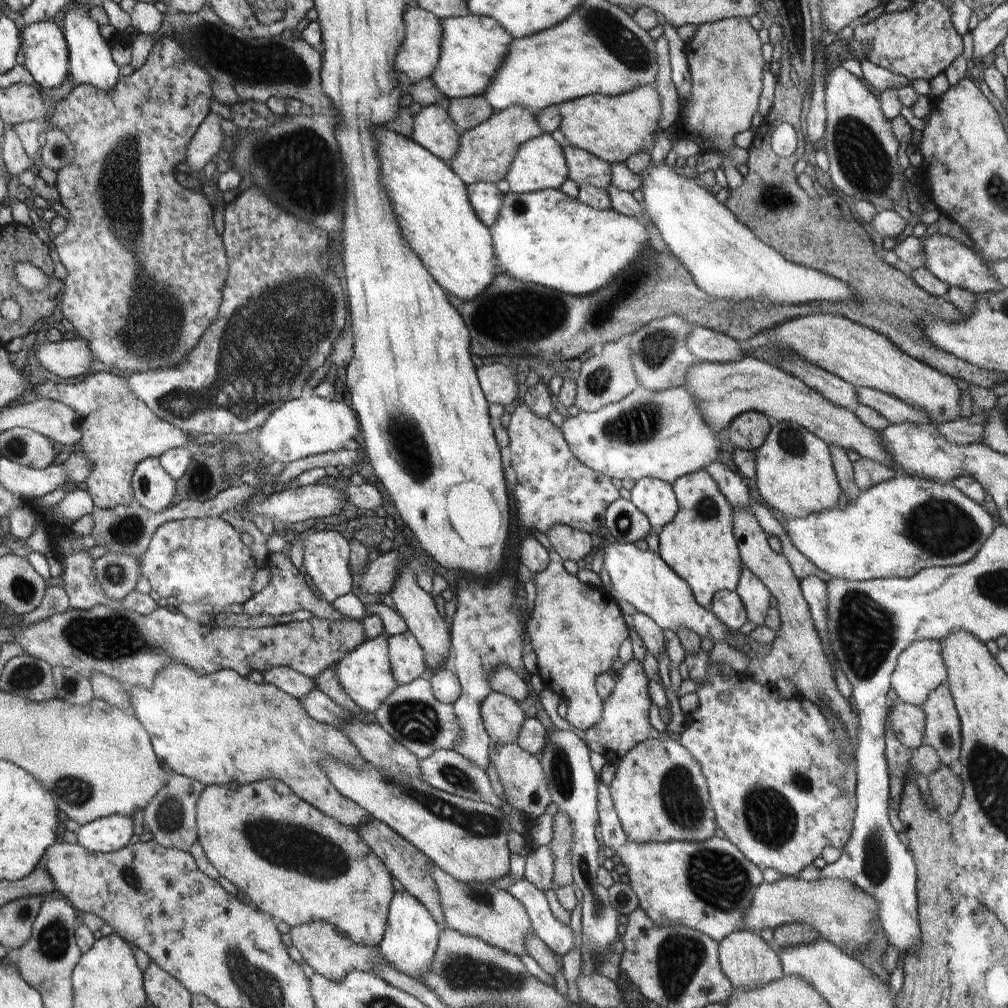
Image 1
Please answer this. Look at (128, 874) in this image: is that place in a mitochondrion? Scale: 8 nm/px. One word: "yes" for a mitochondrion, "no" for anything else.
yes

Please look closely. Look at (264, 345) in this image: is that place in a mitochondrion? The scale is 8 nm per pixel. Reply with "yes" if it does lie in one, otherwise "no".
yes

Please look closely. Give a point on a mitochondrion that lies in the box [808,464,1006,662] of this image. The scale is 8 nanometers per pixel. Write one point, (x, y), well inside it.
(941, 528)

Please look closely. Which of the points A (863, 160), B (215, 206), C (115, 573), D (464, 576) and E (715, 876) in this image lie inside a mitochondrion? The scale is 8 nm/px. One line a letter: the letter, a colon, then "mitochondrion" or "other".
A: mitochondrion
B: other
C: mitochondrion
D: other
E: mitochondrion

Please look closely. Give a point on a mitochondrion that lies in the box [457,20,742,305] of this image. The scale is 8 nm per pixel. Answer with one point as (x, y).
(520, 207)

